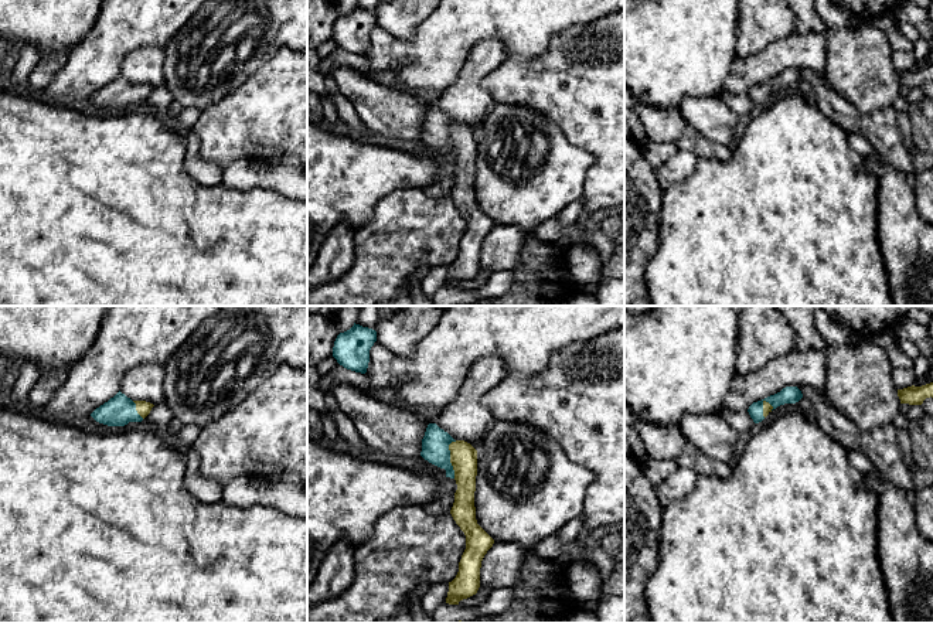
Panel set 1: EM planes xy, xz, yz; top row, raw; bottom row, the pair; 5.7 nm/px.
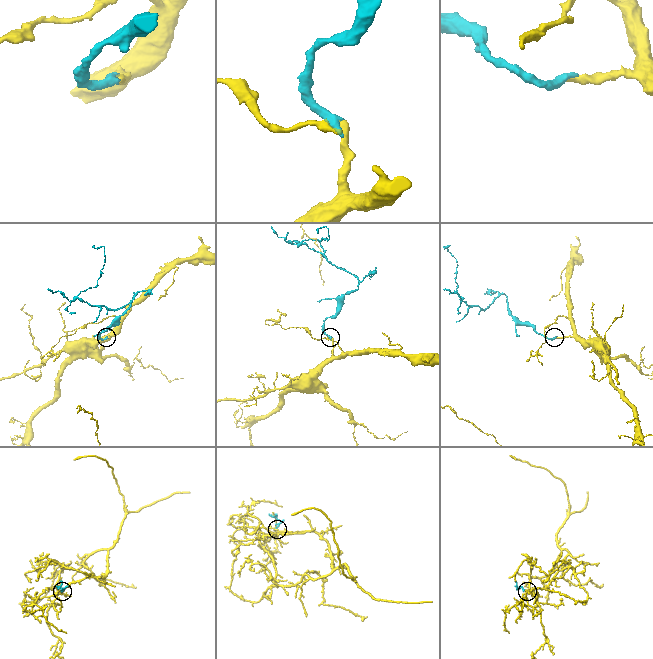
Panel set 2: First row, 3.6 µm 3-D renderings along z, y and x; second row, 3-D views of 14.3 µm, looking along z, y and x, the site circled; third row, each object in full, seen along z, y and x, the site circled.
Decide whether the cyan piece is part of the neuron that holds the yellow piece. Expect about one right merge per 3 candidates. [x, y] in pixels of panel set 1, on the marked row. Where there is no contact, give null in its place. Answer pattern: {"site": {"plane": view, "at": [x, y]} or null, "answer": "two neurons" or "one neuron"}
{"site": {"plane": "xz", "at": [450, 459]}, "answer": "one neuron"}

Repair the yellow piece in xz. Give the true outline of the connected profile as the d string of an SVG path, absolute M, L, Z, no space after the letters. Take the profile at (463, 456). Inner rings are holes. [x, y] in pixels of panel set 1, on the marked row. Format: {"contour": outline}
{"contour": "M429 423L422 439L420 456L445 469L446 477L454 479L457 484L450 514L466 535L466 549L456 578L449 582L446 603L459 605L460 600L477 593L481 561L494 544L476 520L477 450L464 440L454 440L436 423Z"}

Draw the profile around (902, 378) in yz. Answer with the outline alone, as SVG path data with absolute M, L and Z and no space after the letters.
M893 368L892 381L896 389L903 389L915 385L916 374L913 368Z

